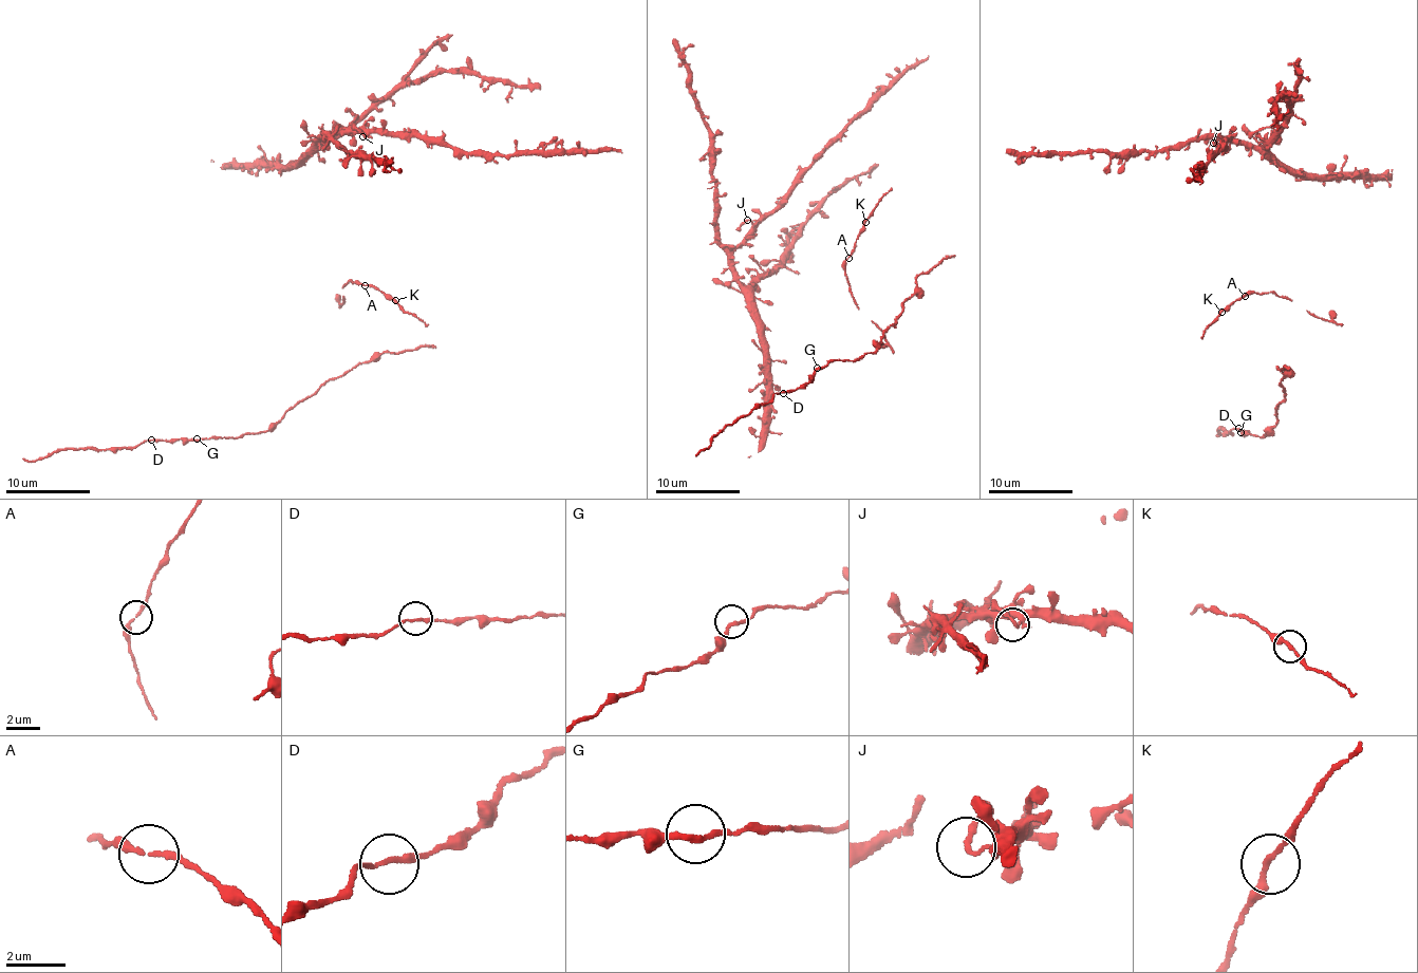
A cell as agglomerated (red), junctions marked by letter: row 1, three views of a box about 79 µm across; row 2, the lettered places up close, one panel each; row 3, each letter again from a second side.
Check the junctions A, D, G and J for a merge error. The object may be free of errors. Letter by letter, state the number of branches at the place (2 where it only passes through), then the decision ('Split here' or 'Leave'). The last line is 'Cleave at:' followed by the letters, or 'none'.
A: Branches: 2. Leave
D: Branches: 2. Leave
G: Branches: 2. Leave
J: Branches: 2. Leave
Cleave at: none

